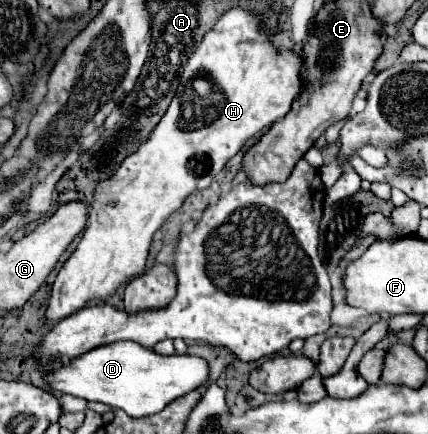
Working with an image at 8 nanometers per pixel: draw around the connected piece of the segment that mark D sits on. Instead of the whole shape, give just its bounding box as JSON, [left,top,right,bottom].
[44,342,208,418]

